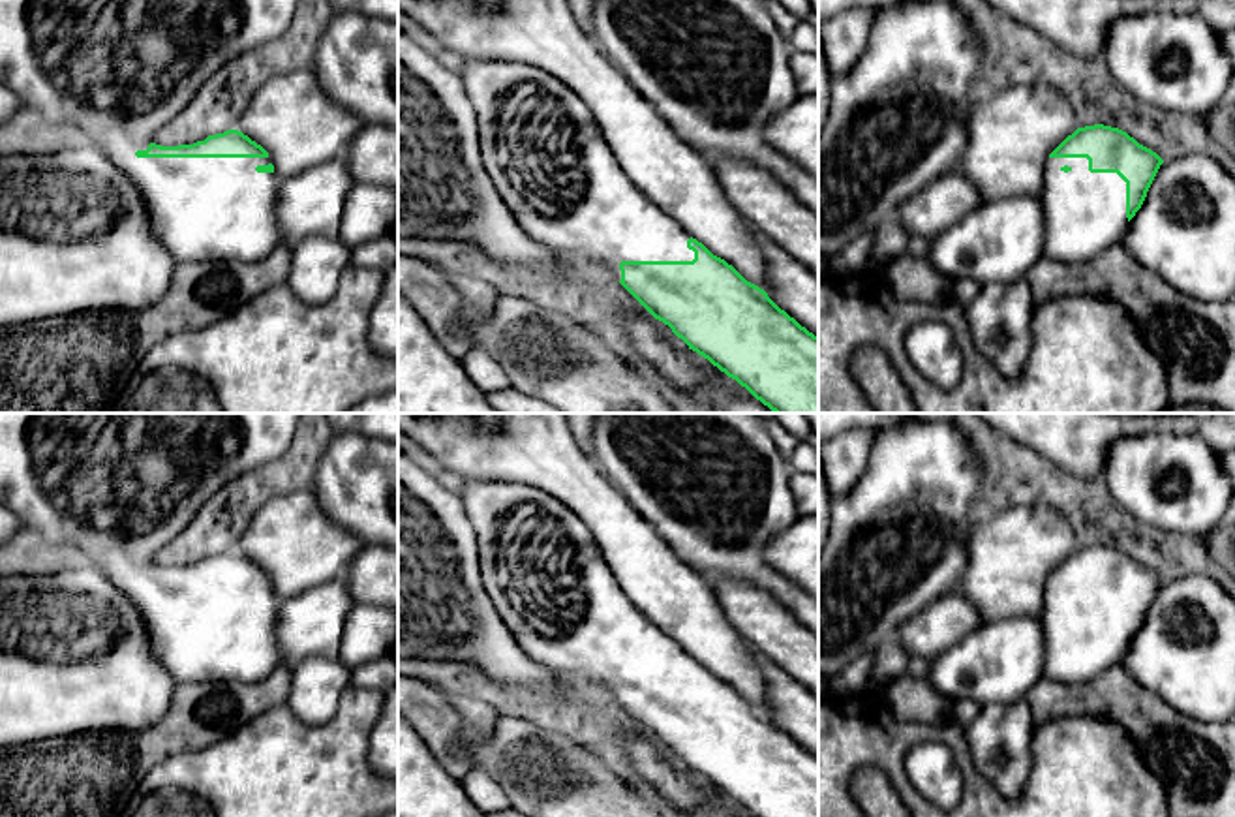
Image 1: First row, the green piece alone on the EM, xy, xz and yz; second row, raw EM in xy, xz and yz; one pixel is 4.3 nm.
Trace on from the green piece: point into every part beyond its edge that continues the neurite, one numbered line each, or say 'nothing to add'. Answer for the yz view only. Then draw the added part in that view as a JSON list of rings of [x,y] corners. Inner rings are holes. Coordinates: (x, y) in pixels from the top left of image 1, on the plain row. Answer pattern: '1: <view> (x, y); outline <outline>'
1: yz (1085, 633); outline [[[1047,578],[1038,618],[1045,639],[1044,678],[1092,680],[1126,655],[1126,603],[1117,593],[1090,593],[1087,578]]]

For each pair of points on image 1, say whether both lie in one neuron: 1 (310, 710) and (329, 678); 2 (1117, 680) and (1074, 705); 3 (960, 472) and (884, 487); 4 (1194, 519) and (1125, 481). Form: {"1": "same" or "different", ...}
{"1": "same", "2": "same", "3": "same", "4": "same"}

